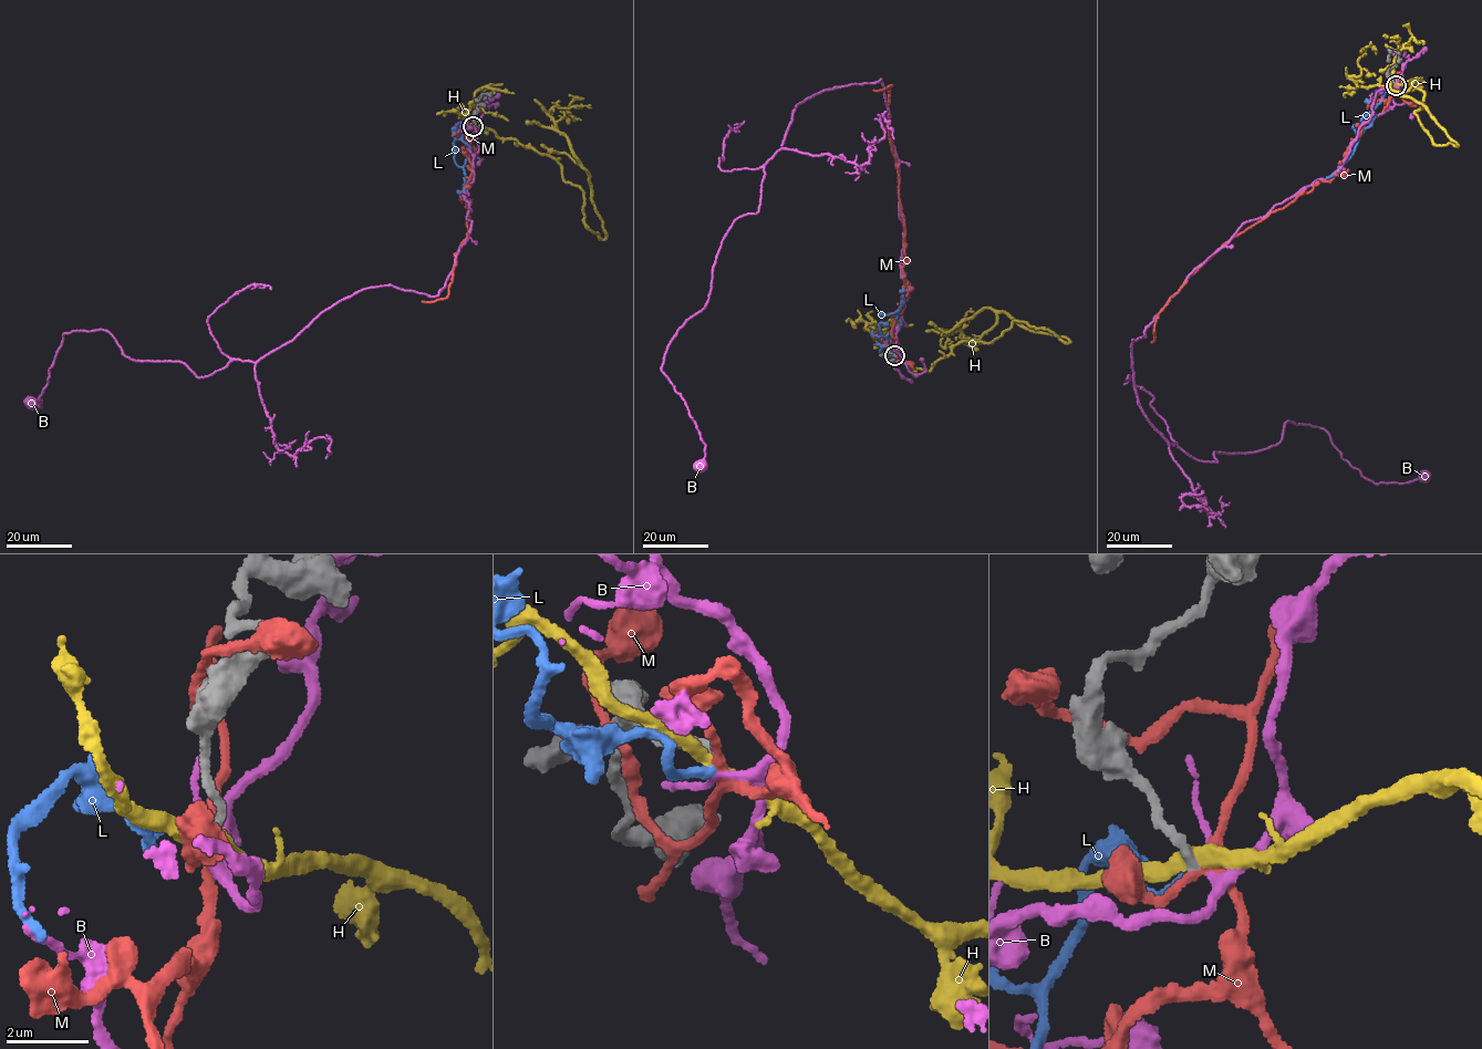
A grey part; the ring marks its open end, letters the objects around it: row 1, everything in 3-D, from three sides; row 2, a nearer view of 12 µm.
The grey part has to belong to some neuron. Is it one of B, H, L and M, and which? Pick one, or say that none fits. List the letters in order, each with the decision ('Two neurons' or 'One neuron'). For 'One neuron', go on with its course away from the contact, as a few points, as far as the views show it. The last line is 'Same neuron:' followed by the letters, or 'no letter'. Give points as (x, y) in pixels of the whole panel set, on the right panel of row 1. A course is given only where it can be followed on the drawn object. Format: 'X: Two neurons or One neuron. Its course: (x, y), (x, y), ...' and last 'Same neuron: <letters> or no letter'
B: Two neurons
H: Two neurons
L: One neuron. Its course: (1396, 85), (1387, 85), (1384, 99), (1372, 111), (1371, 124), (1363, 131), (1354, 154), (1326, 177)
M: Two neurons
Same neuron: L

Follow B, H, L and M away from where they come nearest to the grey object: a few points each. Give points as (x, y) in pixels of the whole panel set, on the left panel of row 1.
B: (473, 126), (469, 237), (436, 295), (359, 290), (204, 377), (75, 331), (31, 402)
H: (474, 125), (556, 158), (563, 180), (583, 194), (584, 222), (604, 239), (586, 168), (541, 108), (591, 107)
L: (473, 126), (463, 121), (458, 126), (470, 154), (463, 168), (465, 197)
M: (473, 126), (462, 148), (473, 170), (462, 200), (469, 207), (469, 231), (454, 255), (448, 295), (422, 302)

